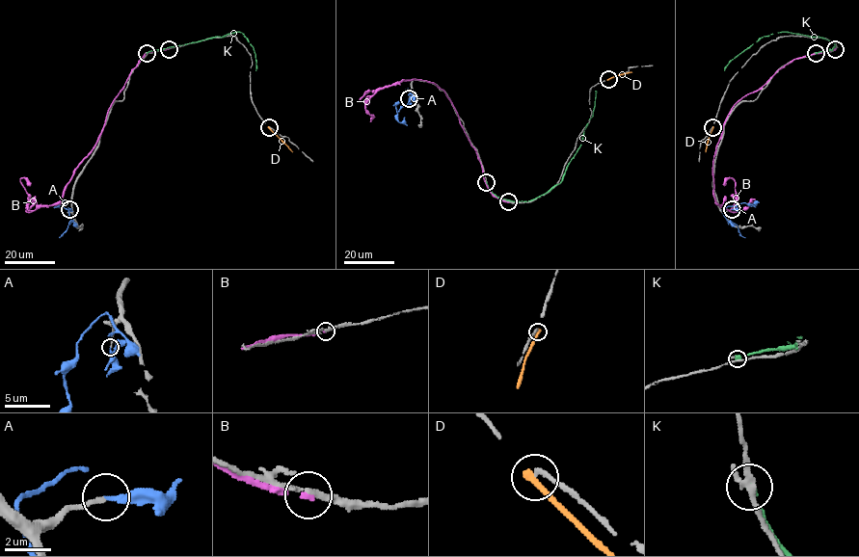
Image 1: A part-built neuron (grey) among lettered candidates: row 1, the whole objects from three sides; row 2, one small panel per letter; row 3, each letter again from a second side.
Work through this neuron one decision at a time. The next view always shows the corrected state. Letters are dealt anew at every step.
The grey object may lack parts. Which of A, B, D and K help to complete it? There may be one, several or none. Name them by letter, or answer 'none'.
none

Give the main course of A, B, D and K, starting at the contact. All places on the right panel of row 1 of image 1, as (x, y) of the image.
A: (732, 209), (722, 209), (723, 216), (738, 225), (739, 234), (745, 237)
B: (835, 48), (791, 61), (732, 108), (712, 170), (714, 198), (729, 210), (736, 202), (734, 181), (723, 185)
D: (712, 127), (706, 151)
K: (816, 53), (832, 49), (834, 43), (818, 36), (780, 32), (763, 37), (731, 61), (724, 70)

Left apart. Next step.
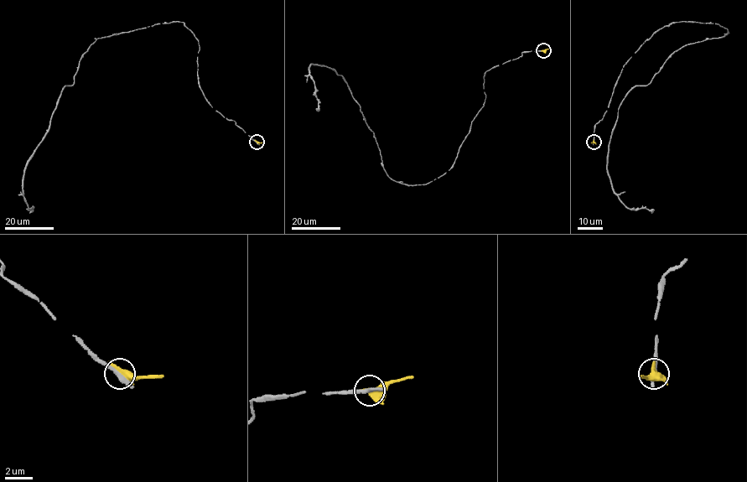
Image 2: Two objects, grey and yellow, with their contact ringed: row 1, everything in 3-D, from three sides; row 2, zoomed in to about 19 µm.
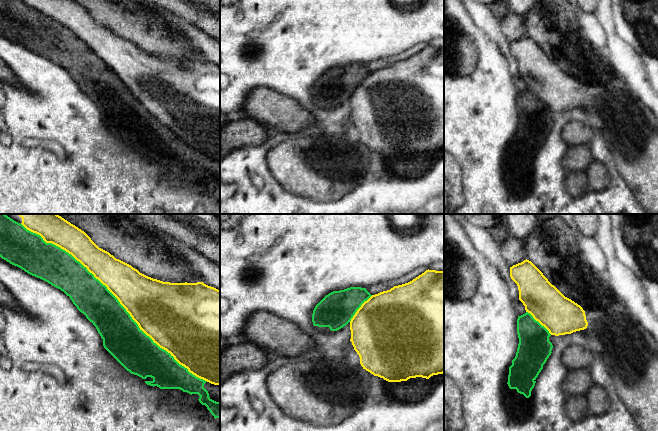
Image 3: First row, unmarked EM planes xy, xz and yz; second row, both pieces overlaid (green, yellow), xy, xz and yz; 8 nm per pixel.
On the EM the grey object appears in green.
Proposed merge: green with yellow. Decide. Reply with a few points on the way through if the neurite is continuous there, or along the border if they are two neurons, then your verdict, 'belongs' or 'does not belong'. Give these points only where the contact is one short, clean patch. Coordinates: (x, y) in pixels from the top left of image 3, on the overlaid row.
does not belong

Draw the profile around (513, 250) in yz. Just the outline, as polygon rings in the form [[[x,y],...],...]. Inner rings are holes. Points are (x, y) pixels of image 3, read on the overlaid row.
[[[510,235],[501,244],[501,254],[510,267],[523,262],[527,258],[525,241]]]

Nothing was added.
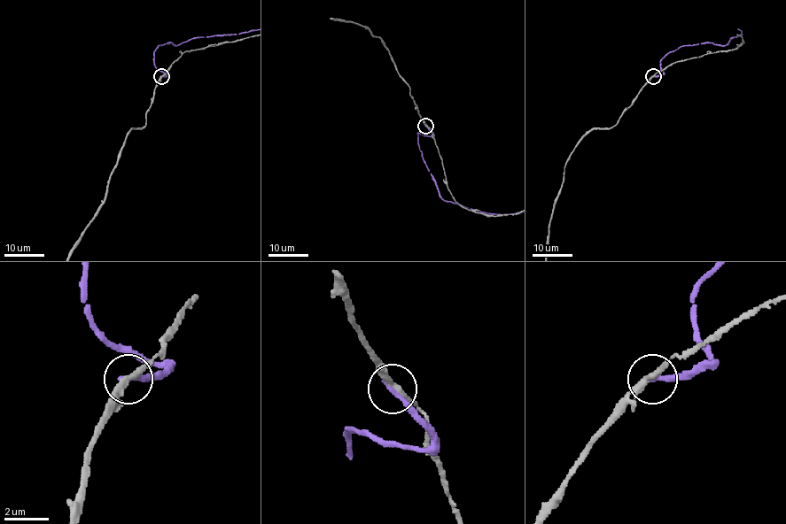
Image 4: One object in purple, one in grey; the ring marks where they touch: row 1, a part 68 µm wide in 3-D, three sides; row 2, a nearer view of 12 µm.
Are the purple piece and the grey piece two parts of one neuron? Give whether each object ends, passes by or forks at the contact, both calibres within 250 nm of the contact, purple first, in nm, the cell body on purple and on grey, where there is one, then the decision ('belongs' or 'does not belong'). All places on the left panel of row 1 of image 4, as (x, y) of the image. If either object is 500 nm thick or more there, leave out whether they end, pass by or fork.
purple ends; grey passes by; calibres 240 and 280 nm; soma purple none; soma grey none; does not belong

